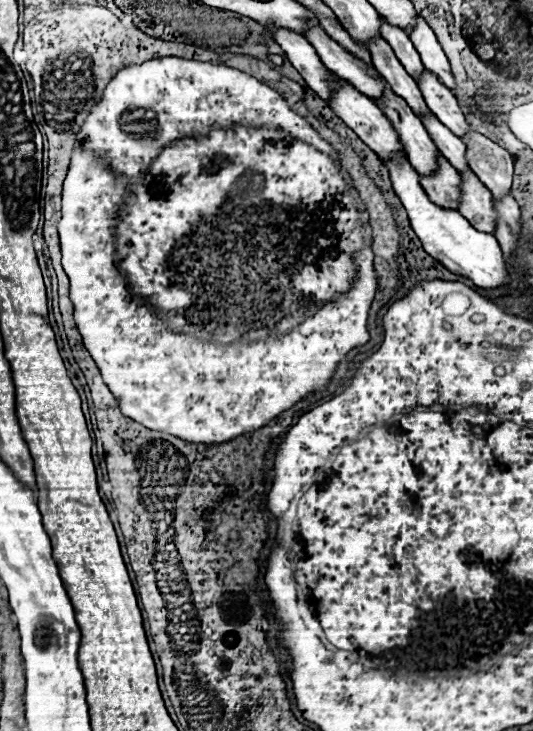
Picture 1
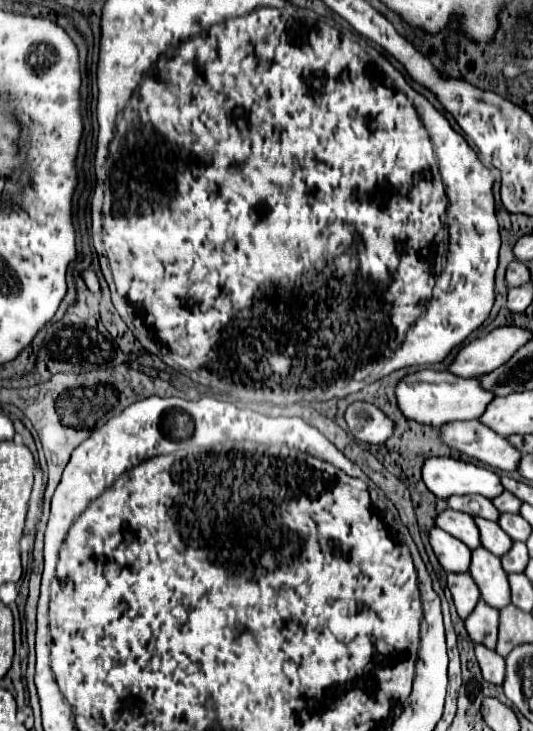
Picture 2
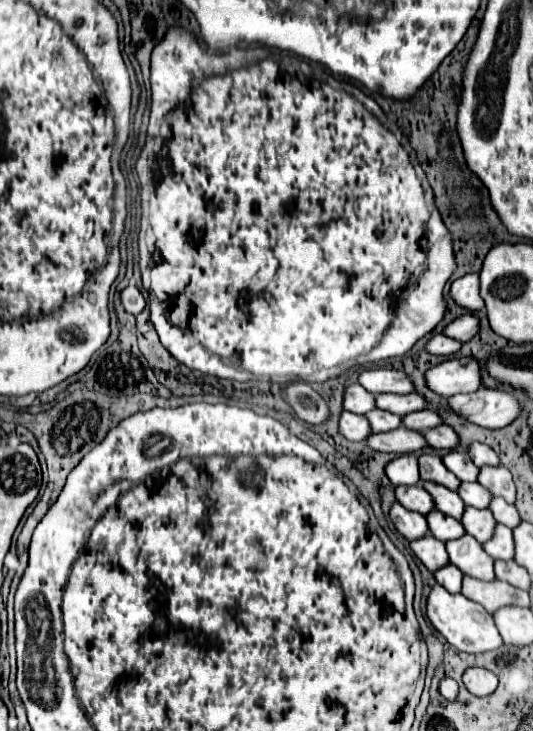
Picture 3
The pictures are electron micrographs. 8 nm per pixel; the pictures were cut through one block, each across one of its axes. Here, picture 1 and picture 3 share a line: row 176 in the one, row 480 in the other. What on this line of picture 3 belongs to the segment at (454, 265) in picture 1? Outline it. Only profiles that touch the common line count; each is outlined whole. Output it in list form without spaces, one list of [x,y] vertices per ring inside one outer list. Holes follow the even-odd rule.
[[[402,454],[386,466],[386,476],[394,486],[414,486],[420,480],[418,474],[418,456]]]

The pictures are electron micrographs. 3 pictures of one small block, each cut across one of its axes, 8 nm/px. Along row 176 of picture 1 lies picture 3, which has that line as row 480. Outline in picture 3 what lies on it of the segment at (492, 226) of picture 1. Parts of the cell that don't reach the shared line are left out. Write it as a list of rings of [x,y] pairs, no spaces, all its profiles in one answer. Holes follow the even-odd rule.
[[[452,450],[452,452],[448,452],[442,460],[444,460],[444,464],[446,464],[462,482],[476,482],[476,480],[478,480],[480,468],[474,466],[474,462],[472,462],[464,452]]]

